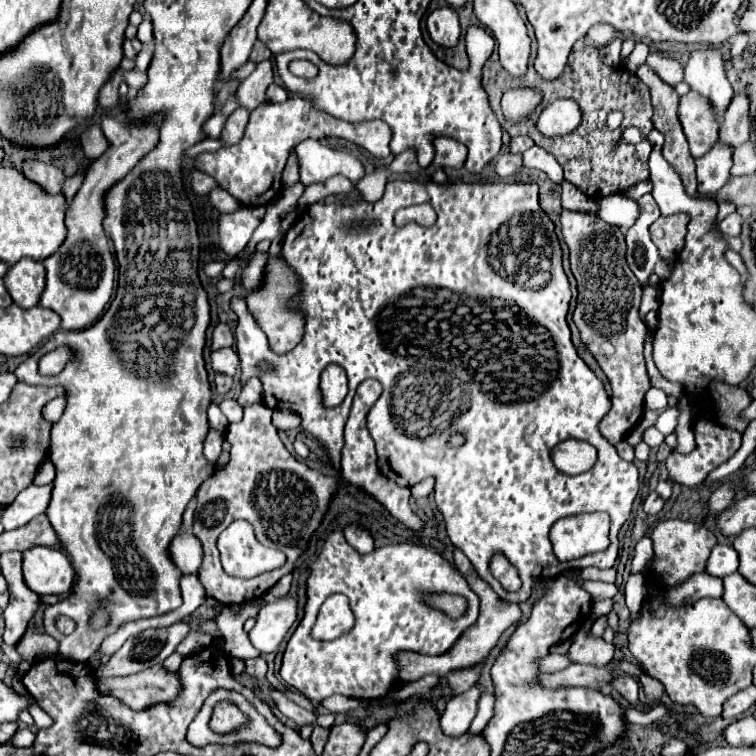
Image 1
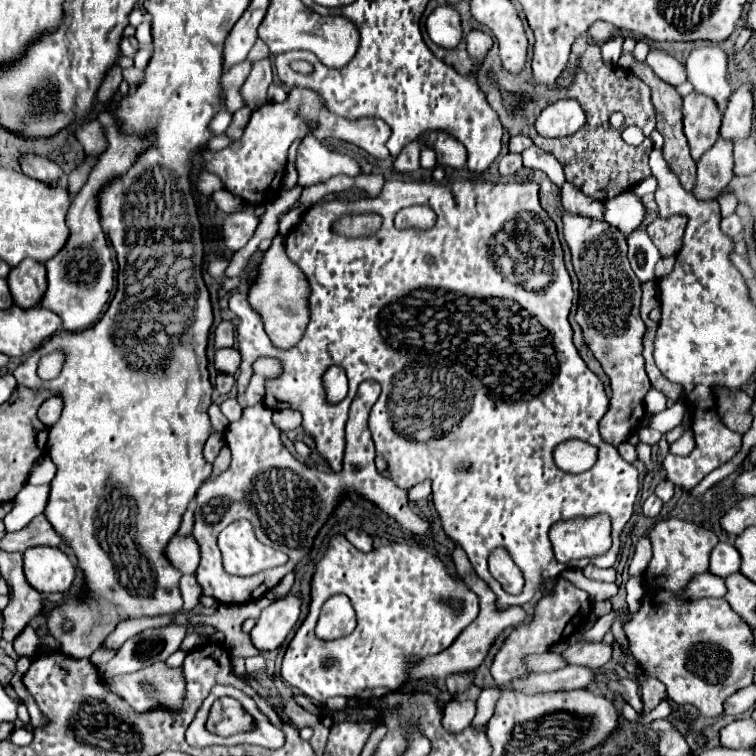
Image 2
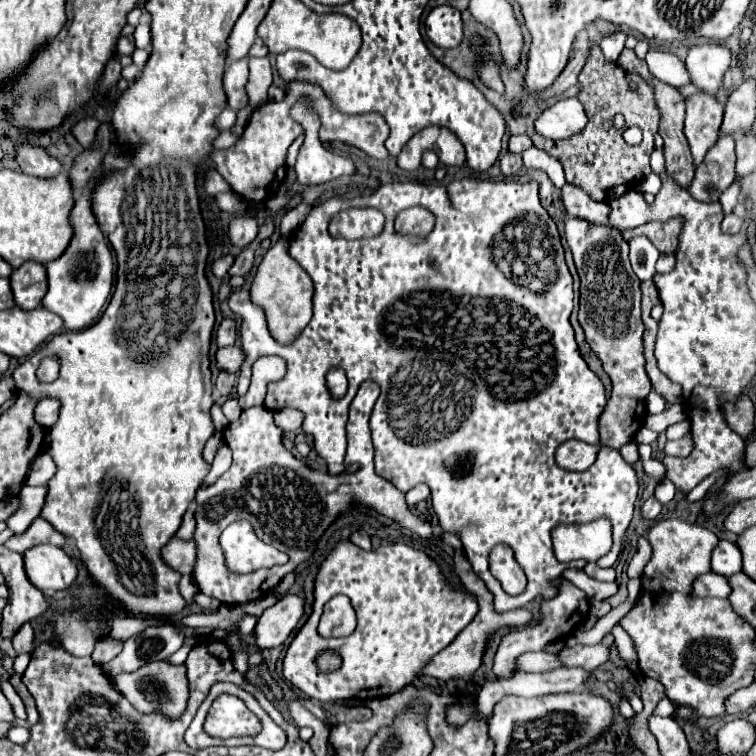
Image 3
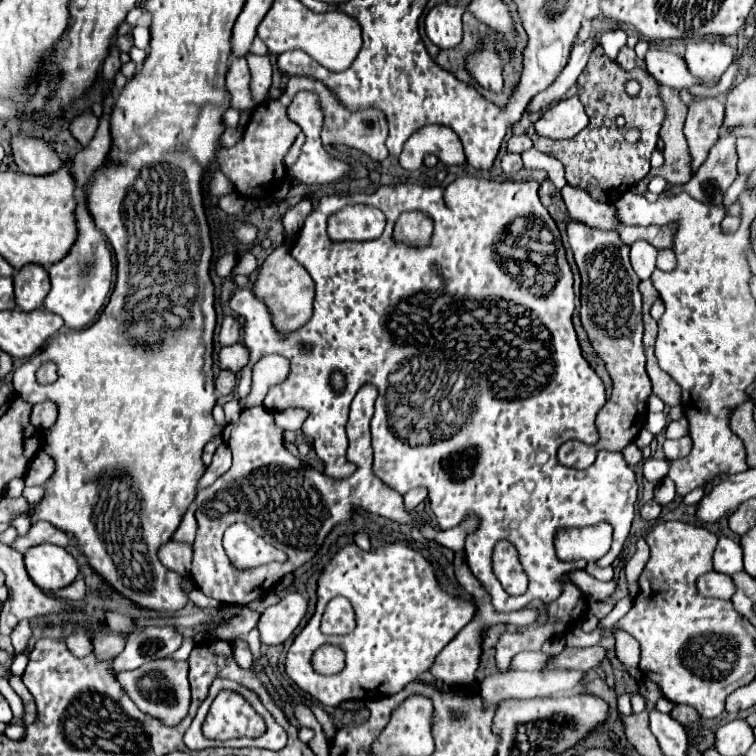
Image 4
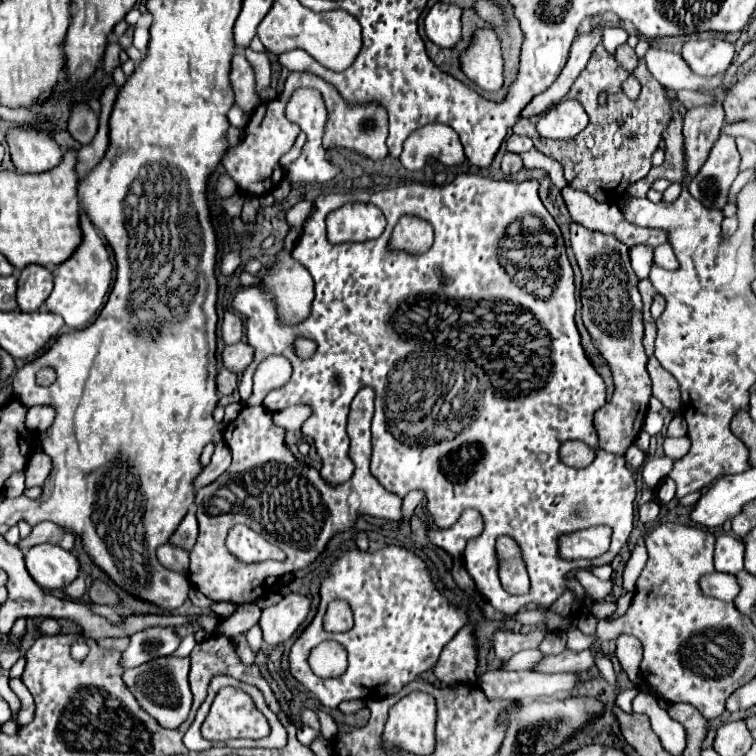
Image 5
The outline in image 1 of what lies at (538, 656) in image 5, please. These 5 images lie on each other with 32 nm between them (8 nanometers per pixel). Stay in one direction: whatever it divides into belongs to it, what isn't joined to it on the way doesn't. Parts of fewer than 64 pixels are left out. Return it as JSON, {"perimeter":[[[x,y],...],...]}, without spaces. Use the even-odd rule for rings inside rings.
{"perimeter":[[[548,654],[546,658],[540,660],[540,670],[542,672],[556,672],[562,668],[568,668],[572,664],[572,660],[568,656],[560,656],[560,654]]]}

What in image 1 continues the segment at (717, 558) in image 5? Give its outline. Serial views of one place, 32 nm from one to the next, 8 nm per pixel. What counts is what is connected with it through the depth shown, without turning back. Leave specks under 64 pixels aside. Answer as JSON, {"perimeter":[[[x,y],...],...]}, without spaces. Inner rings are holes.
{"perimeter":[[[716,544],[712,548],[712,554],[706,562],[706,572],[710,576],[716,576],[716,578],[724,578],[732,572],[736,572],[738,568],[738,554],[732,546],[728,544]]]}

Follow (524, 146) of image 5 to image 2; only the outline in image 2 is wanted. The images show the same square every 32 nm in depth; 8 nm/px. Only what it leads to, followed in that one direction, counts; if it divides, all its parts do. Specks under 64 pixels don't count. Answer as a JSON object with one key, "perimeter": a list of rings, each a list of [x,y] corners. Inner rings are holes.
{"perimeter":[[[512,136],[510,138],[510,152],[524,152],[532,146],[532,140],[528,136]]]}

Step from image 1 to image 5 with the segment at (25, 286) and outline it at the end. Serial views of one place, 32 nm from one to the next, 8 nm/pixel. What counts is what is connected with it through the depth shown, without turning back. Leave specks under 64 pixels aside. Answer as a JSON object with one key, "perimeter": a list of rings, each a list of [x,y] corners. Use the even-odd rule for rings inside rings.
{"perimeter":[[[30,264],[18,274],[16,300],[20,310],[24,312],[38,310],[48,298],[48,292],[52,292],[52,272],[48,268]]]}

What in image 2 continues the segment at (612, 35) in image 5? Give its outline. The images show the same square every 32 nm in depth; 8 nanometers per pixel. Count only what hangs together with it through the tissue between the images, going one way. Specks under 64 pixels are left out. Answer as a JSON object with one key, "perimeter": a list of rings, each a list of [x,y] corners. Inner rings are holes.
{"perimeter":[[[616,36],[616,38],[612,38],[612,40],[608,40],[608,42],[604,42],[600,46],[602,58],[604,58],[606,64],[612,64],[612,66],[618,64],[618,58],[622,54],[622,42],[624,42],[624,38],[622,36]]]}

